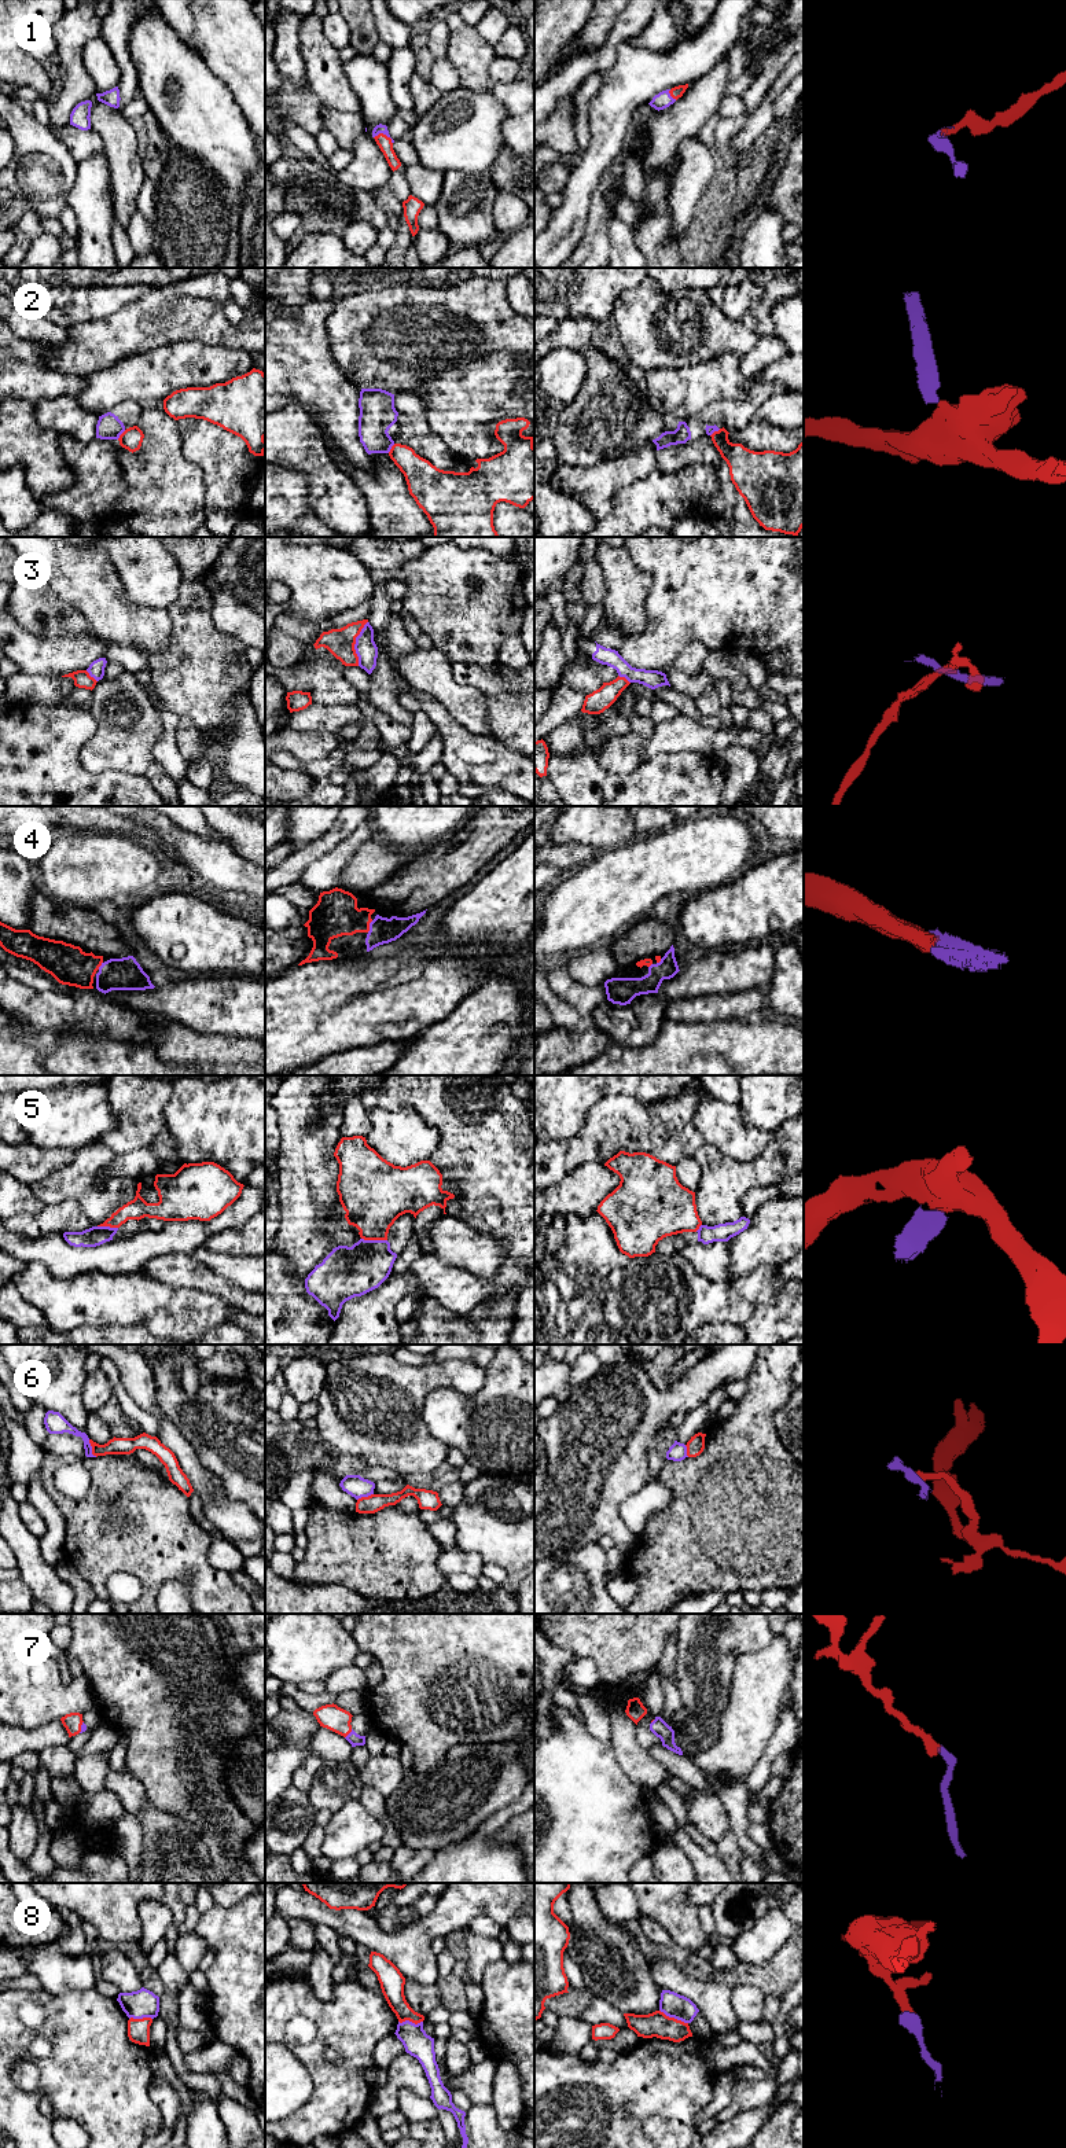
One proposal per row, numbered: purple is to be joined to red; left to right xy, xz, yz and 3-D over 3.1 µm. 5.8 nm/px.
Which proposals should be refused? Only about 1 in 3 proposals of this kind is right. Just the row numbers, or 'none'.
2, 3, 5, 6, 8

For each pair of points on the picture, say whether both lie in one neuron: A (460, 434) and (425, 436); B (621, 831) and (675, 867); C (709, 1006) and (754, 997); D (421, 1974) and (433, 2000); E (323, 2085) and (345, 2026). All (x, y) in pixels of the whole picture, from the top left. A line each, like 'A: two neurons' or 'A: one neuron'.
A: two neurons
B: two neurons
C: one neuron
D: two neurons
E: one neuron

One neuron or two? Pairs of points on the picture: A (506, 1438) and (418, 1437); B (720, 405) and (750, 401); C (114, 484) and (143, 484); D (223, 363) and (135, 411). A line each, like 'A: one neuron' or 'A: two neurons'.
A: two neurons
B: one neuron
C: two neurons
D: two neurons

